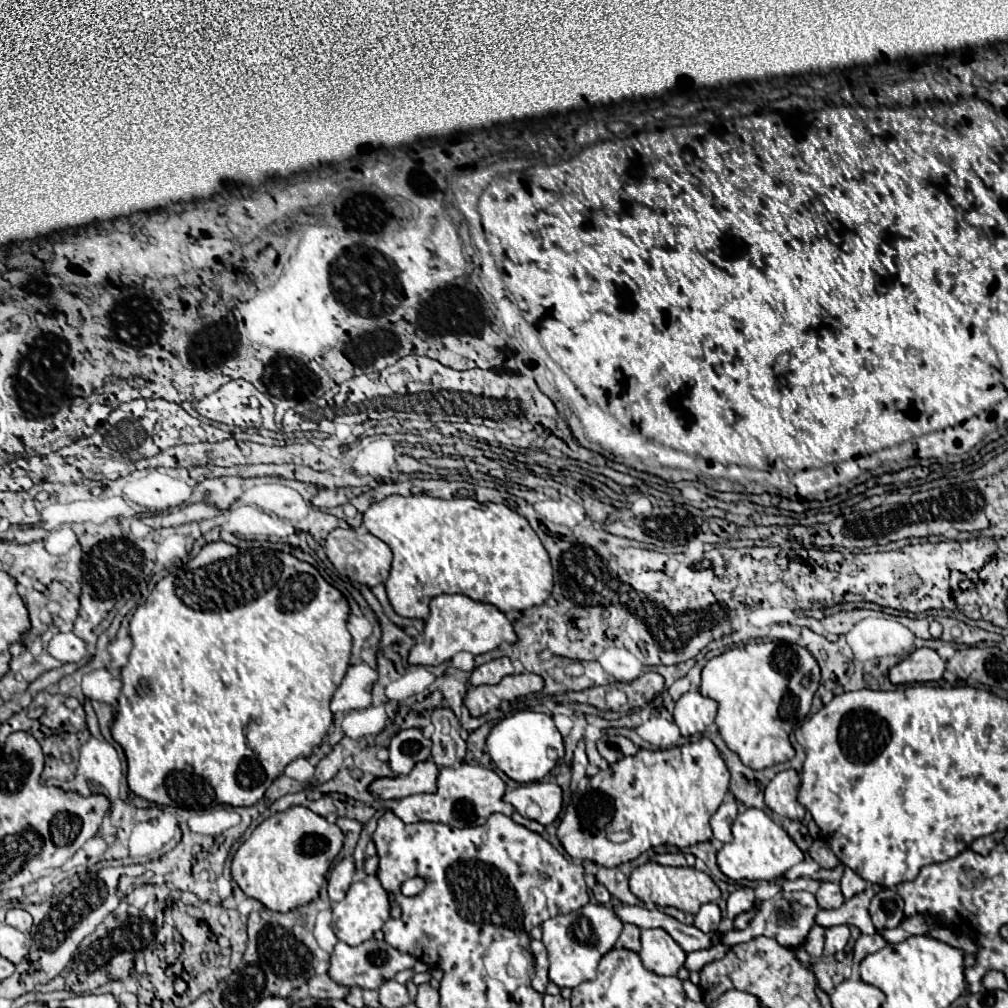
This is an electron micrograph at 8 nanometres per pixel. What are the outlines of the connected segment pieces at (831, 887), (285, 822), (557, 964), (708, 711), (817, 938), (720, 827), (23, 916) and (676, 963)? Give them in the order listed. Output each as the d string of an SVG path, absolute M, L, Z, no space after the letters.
M821 883L819 891L817 891L817 903L821 909L835 909L839 907L845 899L843 899L843 893L841 893L841 887L837 883Z
M291 807L257 825L251 837L237 849L231 877L241 891L261 901L269 911L289 911L319 897L327 871L343 847L343 831L307 807Z
M589 903L583 909L571 911L569 915L557 915L547 919L541 925L547 957L549 957L549 979L557 987L577 987L583 981L593 981L597 973L597 965L601 957L613 949L619 933L623 929L623 921L615 915L615 911L607 905Z
M699 691L685 693L675 703L675 723L681 729L683 737L691 737L697 733L703 733L707 725L715 721L717 703L709 697L703 697Z
M813 925L813 929L809 931L809 935L805 939L805 949L813 959L821 959L821 955L823 955L823 933L825 933L823 927Z
M731 793L725 795L719 811L711 817L711 829L713 829L713 837L719 839L721 843L729 843L731 837L731 825L737 817L737 801Z
M9 909L7 911L7 925L15 927L23 933L29 933L29 929L33 925L33 917L25 909Z
M643 929L641 931L641 959L645 969L657 975L677 977L679 969L685 965L687 953L679 943L663 929Z

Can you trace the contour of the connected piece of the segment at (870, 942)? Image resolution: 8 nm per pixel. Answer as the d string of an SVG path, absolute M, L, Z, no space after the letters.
M875 933L875 935L861 935L861 937L857 939L857 943L855 943L855 949L853 949L853 955L855 955L853 961L855 961L855 965L857 965L865 955L883 949L885 945L887 945L887 941L885 941L885 937L883 937L881 933Z

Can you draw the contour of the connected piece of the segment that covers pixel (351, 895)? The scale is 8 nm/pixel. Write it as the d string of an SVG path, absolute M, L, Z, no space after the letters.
M367 875L363 881L353 883L347 891L347 897L339 903L333 903L333 921L331 927L335 935L347 943L347 945L359 945L373 937L375 931L383 927L383 923L389 919L389 899L387 891L381 887L377 875Z

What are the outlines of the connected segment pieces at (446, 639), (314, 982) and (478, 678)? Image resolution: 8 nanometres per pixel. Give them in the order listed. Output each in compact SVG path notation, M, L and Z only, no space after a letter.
M439 595L431 601L431 615L425 621L425 641L411 649L409 663L413 665L441 665L457 653L467 651L481 655L497 649L501 643L517 643L513 623L491 603L473 601L467 595Z
M329 975L314 976L309 983L309 993L316 999L345 999L349 989L331 981Z
M501 657L501 659L493 659L489 663L483 663L481 667L477 667L473 673L471 673L471 683L473 685L495 685L499 683L505 675L511 675L513 673L513 665L507 657Z

